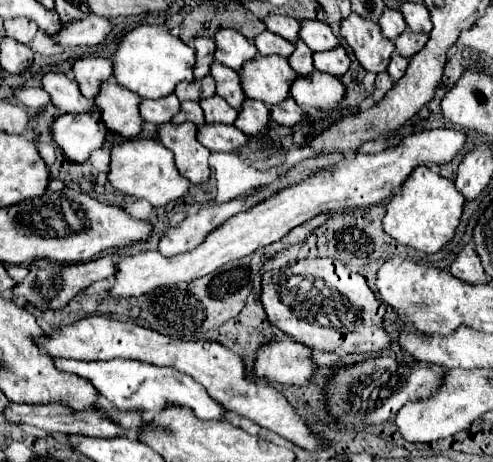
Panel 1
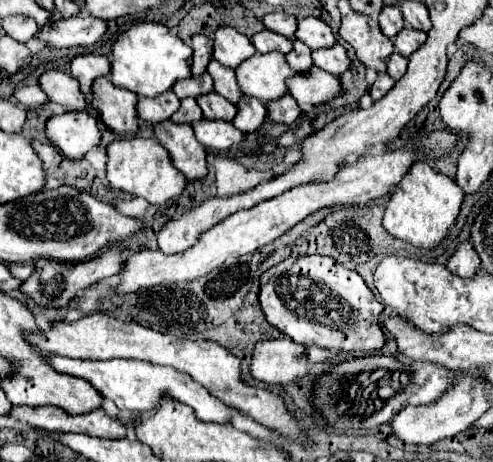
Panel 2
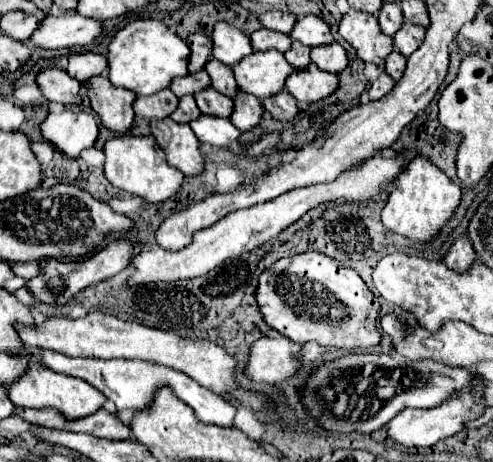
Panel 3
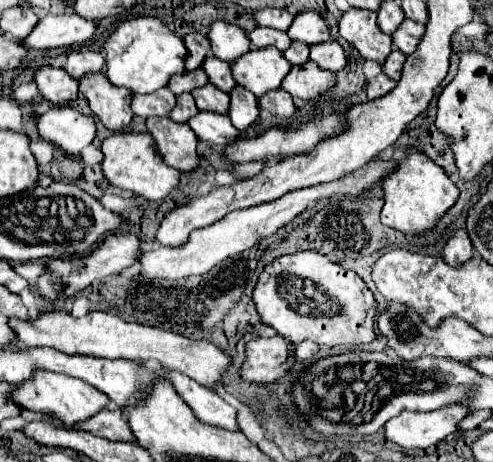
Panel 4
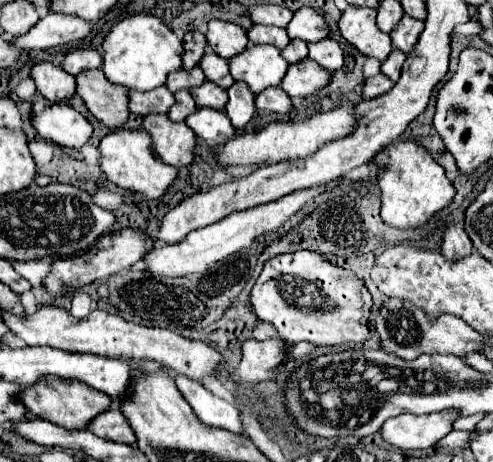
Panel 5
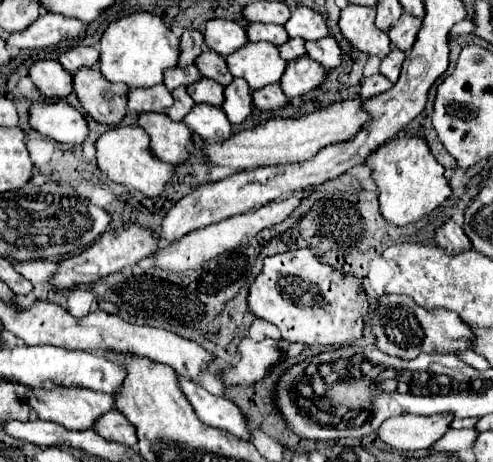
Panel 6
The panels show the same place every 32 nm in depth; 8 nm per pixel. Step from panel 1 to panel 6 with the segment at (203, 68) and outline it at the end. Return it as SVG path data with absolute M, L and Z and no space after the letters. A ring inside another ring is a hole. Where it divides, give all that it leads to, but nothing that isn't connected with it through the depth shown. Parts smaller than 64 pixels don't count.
M186 30L182 40L180 40L180 66L192 66L194 60L202 54L202 46L204 46L204 34L198 30Z

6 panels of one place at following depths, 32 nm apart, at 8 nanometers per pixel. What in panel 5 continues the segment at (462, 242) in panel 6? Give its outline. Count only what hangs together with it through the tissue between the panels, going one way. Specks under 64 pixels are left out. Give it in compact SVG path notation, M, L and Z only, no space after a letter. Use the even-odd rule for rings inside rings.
M450 224L448 230L444 232L444 242L442 242L442 254L448 256L450 262L454 262L456 258L462 260L466 256L470 256L474 250L468 234L464 232L462 226L456 226L456 224Z

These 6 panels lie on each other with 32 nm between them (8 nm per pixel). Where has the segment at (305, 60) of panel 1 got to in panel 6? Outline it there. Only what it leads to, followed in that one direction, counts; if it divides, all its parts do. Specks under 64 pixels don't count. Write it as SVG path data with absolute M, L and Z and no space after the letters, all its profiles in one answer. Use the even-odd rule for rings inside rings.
M290 38L288 44L284 44L284 48L278 48L280 50L280 56L290 62L290 60L298 60L300 56L306 54L306 48L304 48L304 40L300 38Z

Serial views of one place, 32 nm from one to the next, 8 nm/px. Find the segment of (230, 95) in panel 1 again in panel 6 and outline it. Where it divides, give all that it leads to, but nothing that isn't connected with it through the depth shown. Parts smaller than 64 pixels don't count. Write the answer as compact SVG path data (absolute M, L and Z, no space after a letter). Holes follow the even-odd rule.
M212 50L204 52L204 56L200 56L200 60L196 60L196 66L200 68L200 72L204 72L206 78L212 78L222 86L228 86L234 80L226 68L226 60L222 56L216 56L216 52L212 52Z

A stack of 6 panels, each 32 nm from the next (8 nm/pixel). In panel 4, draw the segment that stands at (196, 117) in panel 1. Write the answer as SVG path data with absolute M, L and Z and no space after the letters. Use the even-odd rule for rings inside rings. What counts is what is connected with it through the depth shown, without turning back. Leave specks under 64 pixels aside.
M184 94L184 96L178 96L178 102L176 102L176 108L172 110L170 118L174 122L186 122L190 120L192 116L196 116L198 108L196 108L196 102L192 98L192 94Z

